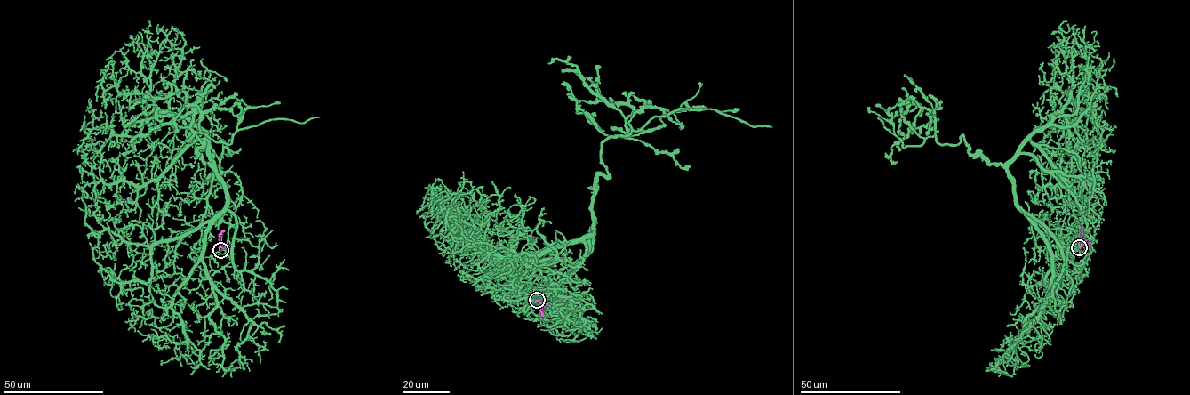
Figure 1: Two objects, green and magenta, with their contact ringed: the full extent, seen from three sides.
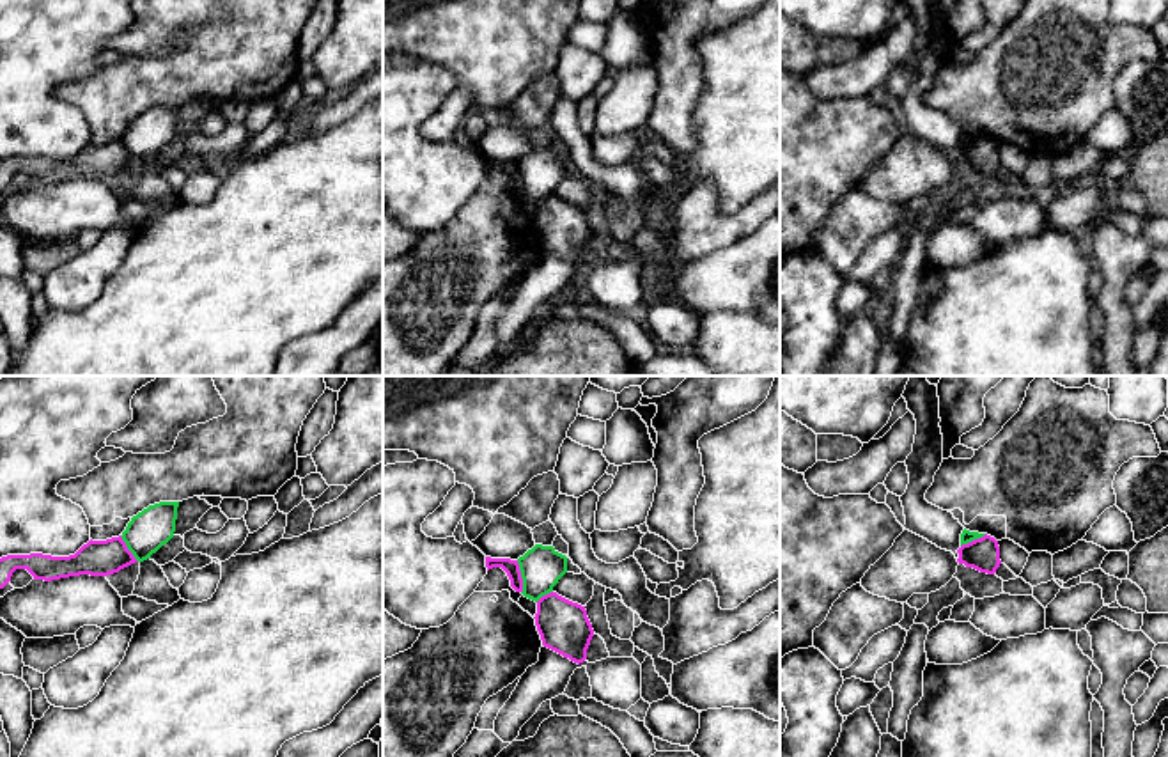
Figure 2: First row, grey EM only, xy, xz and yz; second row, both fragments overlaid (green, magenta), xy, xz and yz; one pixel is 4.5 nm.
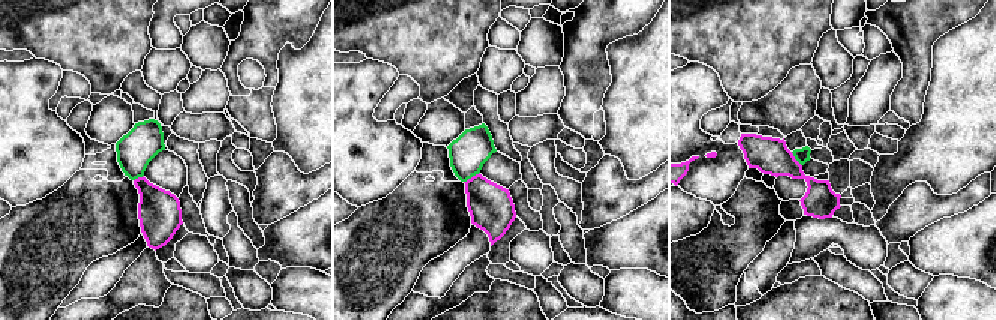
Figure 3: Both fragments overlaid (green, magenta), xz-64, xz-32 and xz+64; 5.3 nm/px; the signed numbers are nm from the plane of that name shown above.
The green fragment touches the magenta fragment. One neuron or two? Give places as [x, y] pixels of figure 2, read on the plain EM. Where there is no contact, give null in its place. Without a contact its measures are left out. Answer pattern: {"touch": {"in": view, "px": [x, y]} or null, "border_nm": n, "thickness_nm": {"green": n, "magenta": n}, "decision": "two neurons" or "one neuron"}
{"touch": {"in": "xz", "px": [521, 179]}, "border_nm": 150, "thickness_nm": {"green": 190, "magenta": 70}, "decision": "two neurons"}

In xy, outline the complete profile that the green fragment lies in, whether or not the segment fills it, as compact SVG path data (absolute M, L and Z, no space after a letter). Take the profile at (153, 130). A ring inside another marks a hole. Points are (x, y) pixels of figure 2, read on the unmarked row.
M160 105L131 121L121 140L138 165L151 161L174 140L177 110L179 105Z

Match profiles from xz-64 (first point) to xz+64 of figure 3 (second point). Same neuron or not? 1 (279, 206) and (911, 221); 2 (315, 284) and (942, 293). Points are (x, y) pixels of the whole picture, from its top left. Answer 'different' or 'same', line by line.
1: same
2: same

